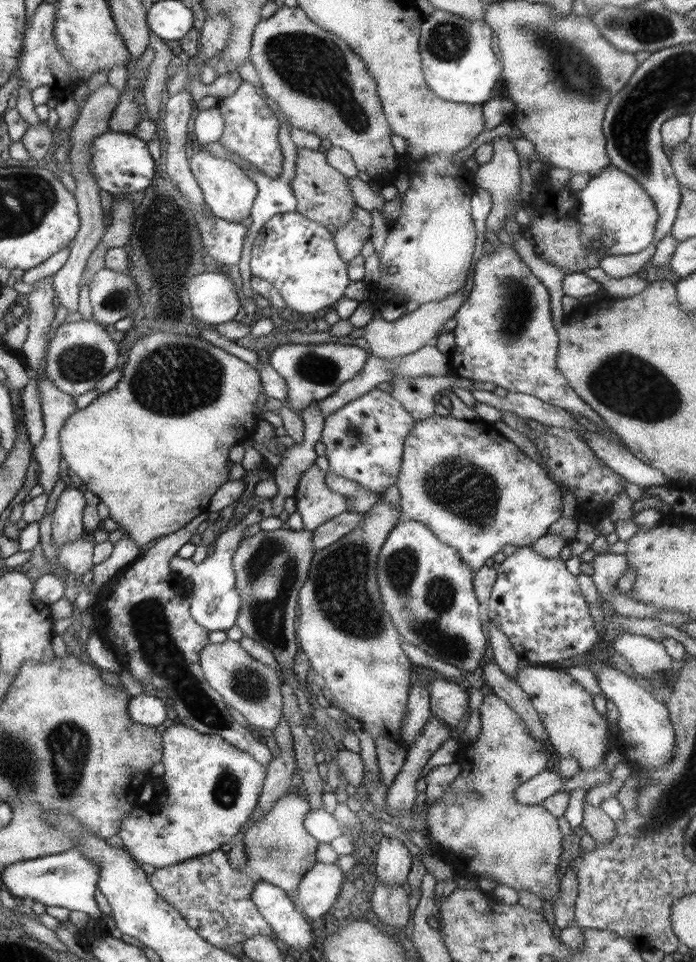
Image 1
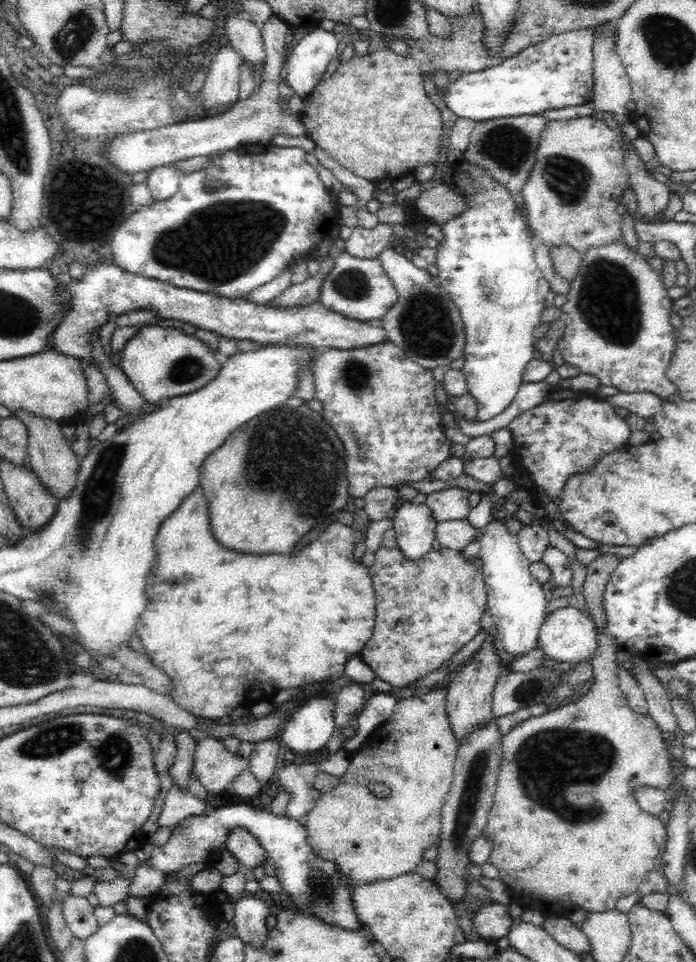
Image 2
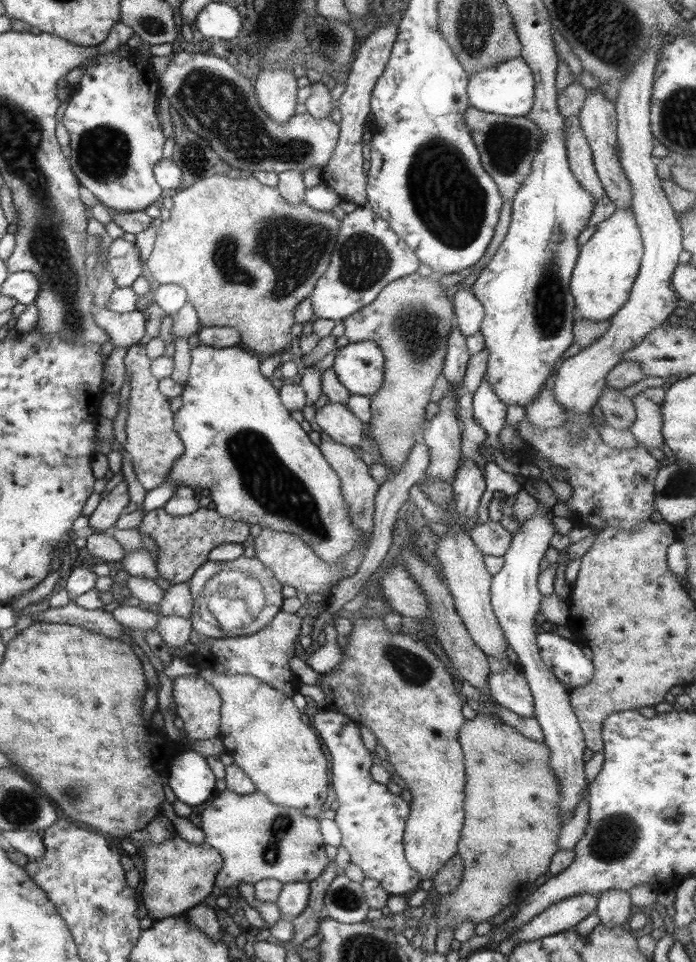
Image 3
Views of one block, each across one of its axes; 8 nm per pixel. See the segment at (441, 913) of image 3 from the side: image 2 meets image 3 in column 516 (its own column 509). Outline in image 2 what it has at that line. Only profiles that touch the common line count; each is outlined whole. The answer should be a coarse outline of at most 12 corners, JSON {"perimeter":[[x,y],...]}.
{"perimeter":[[582,594],[593,685],[503,736],[482,835],[512,900],[614,909],[657,870],[665,825],[638,786],[670,755],[620,691]]}

